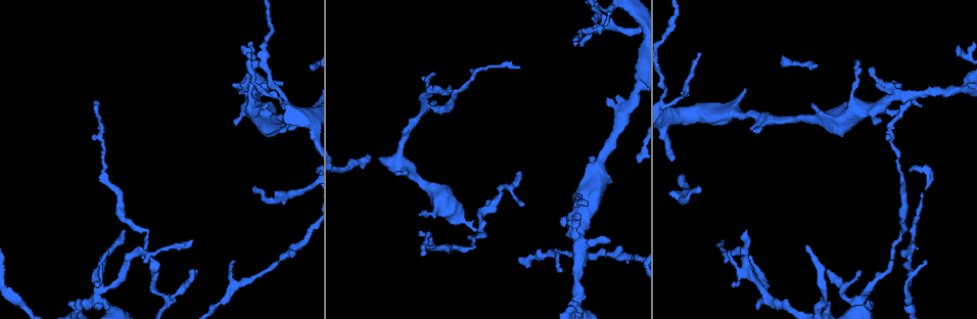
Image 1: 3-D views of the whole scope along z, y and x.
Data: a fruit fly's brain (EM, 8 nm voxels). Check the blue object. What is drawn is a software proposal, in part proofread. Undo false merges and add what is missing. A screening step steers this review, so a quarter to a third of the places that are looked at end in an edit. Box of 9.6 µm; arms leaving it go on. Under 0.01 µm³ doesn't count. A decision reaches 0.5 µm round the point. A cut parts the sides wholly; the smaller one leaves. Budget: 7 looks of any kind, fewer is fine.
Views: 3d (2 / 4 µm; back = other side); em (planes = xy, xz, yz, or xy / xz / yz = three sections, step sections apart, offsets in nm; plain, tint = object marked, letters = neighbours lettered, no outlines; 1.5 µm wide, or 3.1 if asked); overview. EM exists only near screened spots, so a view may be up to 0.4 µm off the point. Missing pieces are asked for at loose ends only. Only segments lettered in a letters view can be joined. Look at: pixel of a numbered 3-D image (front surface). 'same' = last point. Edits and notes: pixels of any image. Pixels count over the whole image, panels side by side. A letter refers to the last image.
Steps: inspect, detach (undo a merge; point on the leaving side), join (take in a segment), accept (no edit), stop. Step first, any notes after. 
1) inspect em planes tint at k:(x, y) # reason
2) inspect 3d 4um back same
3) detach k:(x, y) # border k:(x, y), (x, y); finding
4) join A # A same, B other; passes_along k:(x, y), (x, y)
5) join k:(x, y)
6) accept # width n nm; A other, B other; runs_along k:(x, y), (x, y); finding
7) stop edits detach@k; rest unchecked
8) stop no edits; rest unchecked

inspect em xy step 4 letters at 1:(872, 68) # free end

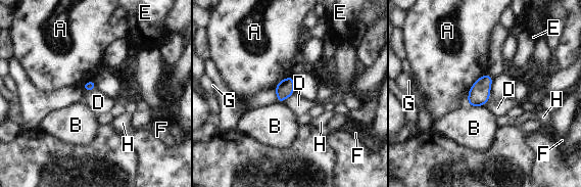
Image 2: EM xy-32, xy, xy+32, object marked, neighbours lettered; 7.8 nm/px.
accept # A other, B other, D other, E other, F other, G other, H other; no lettered segment goes on from it

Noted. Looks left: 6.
inspect em planes letters at 1:(959, 47) # tapers out

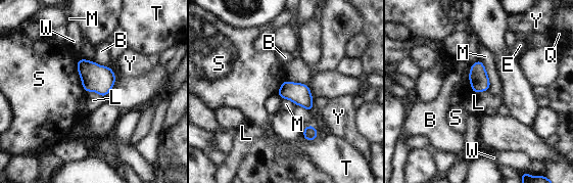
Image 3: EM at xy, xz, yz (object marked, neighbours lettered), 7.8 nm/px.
accept # width 140 nm; B other, E other, L other, M other, Q other, S other, T other, W other, Y other; no lettered segment goes on from it

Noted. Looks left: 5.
inspect 3d 4um at 1:(104, 150) # thin neck

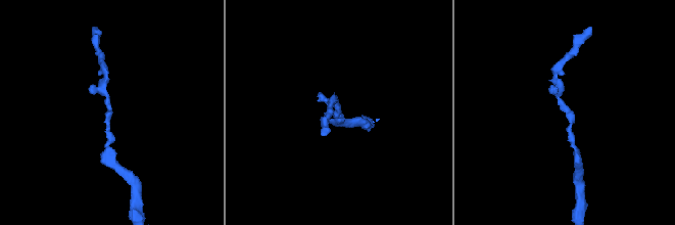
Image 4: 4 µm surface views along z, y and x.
inspect em planes plain at 4:(337, 107) # shape alone is not enough

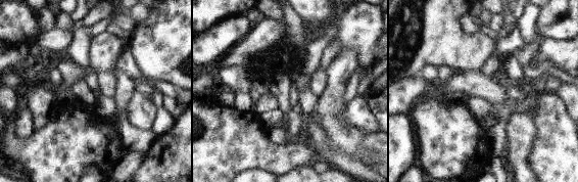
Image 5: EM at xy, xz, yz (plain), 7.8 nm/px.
inspect em planes letters same

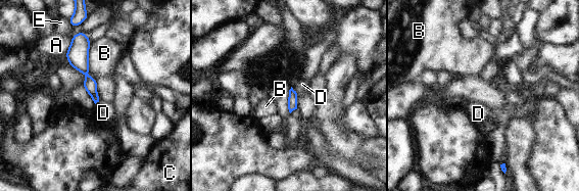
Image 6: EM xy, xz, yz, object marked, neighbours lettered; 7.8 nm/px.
accept # width 80 nm; A other, B other, C other, D other, E other; border 6:(291, 87), (296, 93); one cell here

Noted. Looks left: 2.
stop no edits; rest unchecked

